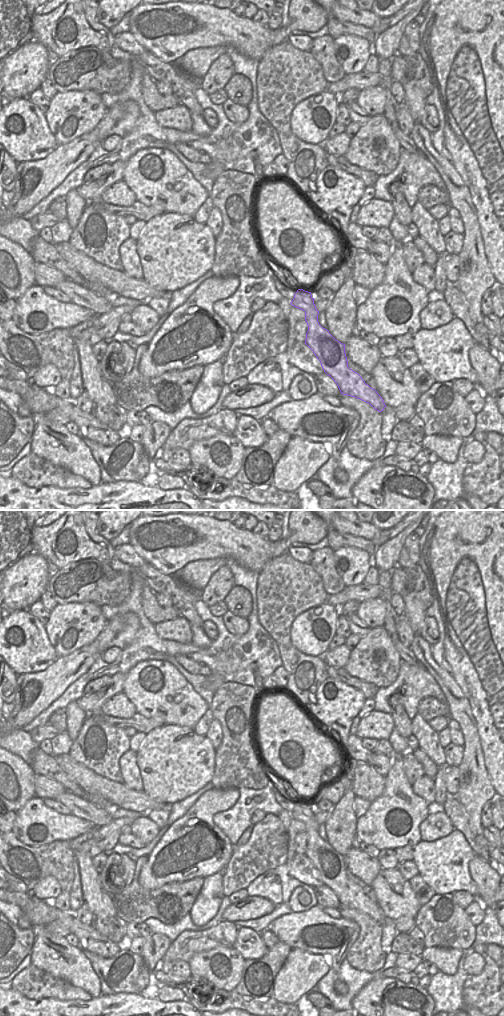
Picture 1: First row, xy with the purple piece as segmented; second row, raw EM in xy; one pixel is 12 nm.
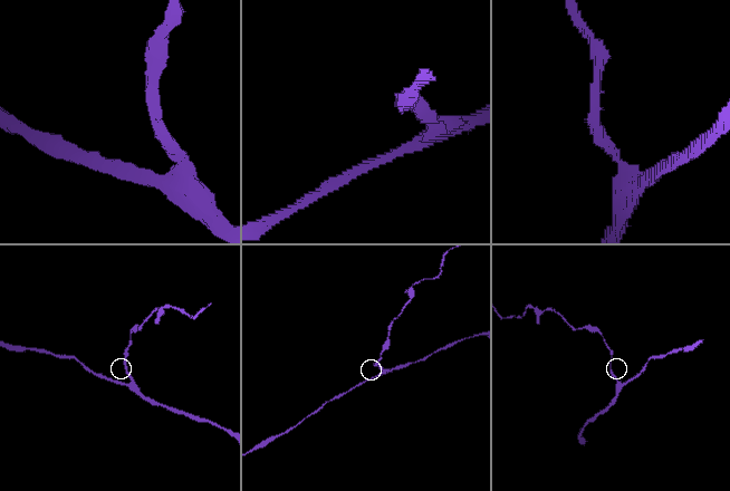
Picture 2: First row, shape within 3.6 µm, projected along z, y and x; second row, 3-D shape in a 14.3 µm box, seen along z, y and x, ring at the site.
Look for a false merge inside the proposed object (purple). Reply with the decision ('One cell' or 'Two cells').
One cell.

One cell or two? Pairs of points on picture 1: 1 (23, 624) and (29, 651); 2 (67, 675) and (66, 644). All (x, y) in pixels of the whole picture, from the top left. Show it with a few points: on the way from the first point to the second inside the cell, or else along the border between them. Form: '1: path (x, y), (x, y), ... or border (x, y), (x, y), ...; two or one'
1: path (25, 631), (27, 644); one
2: border (87, 645), (83, 645), (66, 655), (58, 656); two

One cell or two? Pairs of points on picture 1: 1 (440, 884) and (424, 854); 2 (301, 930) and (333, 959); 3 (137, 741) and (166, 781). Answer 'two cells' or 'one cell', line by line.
1: one cell
2: one cell
3: two cells

